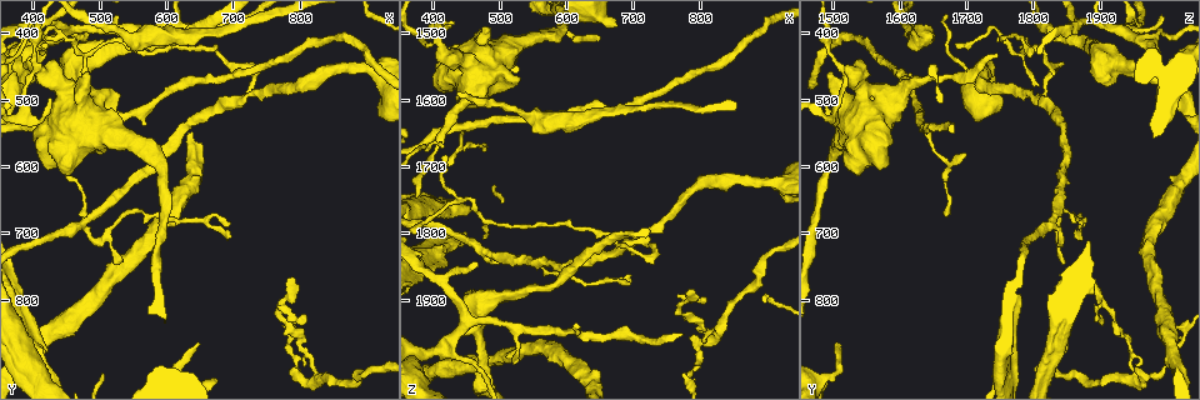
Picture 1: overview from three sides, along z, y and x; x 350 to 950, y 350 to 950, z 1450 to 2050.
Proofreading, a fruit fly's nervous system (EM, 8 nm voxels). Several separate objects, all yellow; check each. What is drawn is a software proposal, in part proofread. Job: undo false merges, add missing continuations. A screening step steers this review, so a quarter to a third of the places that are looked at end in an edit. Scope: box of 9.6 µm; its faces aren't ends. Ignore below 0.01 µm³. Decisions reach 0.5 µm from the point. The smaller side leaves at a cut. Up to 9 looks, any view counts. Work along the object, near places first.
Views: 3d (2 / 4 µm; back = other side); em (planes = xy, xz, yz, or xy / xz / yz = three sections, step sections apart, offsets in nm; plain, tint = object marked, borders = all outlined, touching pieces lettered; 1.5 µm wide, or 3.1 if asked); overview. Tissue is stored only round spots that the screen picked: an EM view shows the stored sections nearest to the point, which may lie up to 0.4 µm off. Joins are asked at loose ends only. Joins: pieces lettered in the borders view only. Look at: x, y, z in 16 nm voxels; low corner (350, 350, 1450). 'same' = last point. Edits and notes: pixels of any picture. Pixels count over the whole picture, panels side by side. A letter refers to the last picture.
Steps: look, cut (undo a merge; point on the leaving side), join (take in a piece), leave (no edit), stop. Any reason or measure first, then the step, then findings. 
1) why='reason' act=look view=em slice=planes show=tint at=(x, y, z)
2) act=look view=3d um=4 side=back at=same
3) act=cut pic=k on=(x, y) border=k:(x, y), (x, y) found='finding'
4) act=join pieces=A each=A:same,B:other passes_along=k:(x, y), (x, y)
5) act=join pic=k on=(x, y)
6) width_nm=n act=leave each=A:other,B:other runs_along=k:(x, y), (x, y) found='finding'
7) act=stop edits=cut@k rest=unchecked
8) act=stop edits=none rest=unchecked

why='tapers out' act=look view=em slice=planes show=borders at=(480, 675, 1665)

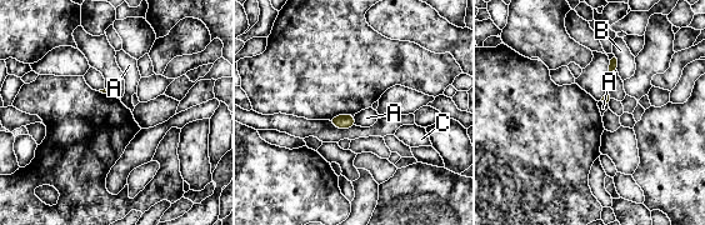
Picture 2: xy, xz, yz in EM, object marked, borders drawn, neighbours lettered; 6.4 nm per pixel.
longest_contact=B:90nm act=leave each=A:other,B:other,C:other found='no lettered piece goes on from it'

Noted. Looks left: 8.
why='thin end' act=look view=3d um=2 side=back at=(795, 770, 1885)

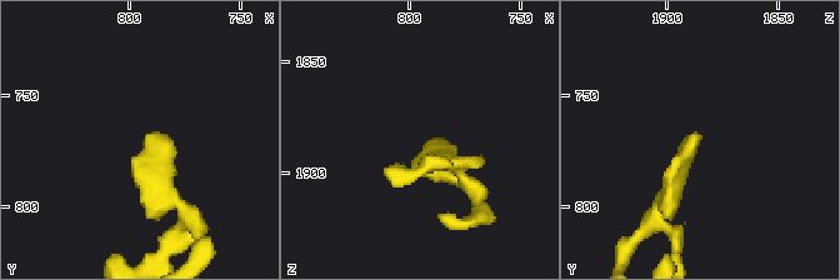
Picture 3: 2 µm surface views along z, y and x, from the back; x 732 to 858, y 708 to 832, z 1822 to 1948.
why='need the tissue' act=look view=em slice=planes show=borders at=(792, 768, 1887)

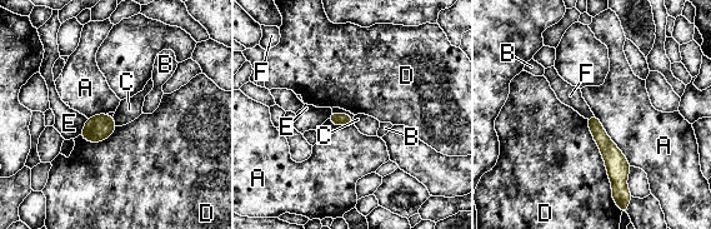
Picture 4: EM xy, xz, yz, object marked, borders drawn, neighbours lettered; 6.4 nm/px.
act=join pieces=F each=A:other,B:other,C:other,D:other,E:other,F:same passes_along=4:(338, 119), (343, 114), (336, 110) found='it goes on there'

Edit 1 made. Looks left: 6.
act=look view=overview

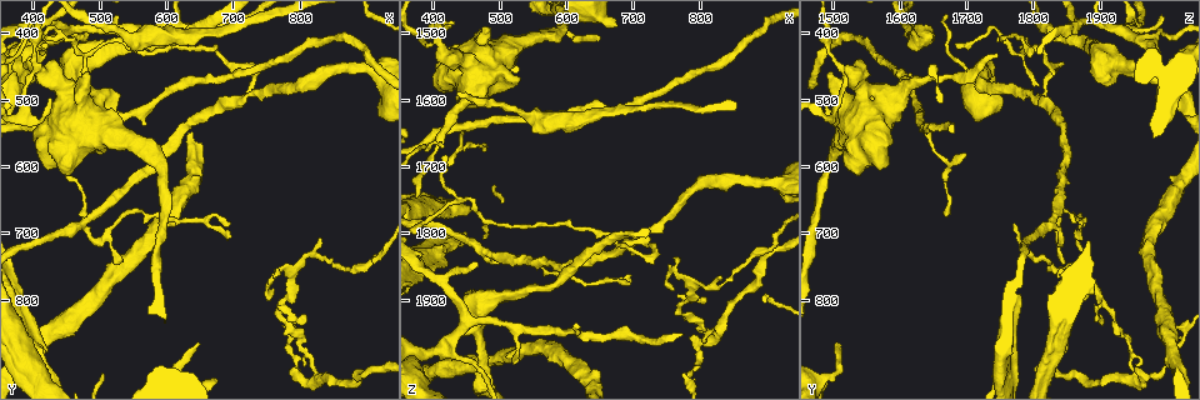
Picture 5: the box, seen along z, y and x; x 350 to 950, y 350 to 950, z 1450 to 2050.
why='calibre changes' act=look view=em slice=xz step=4 show=borders at=(410, 455, 1525)

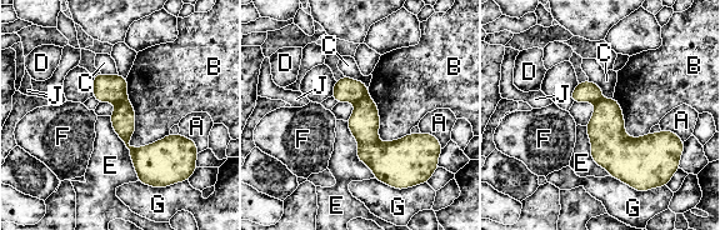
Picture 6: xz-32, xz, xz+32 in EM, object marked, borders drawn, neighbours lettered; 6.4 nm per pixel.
why='another direction' act=look view=em slice=planes show=borders at=same

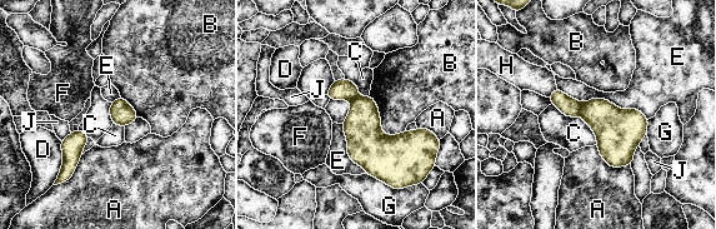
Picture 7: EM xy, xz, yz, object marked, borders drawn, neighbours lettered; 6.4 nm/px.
longest_contact=E:600nm act=cut pic=7 on=(570, 106) each=A:other,B:other,C:other,D:other,E:other,F:other,G:other,H:other,J:other border=7:(581, 104), (577, 114) found='two neurons meet here'

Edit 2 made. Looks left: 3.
act=stop edits=join@4,cut@7 rest=unchecked

